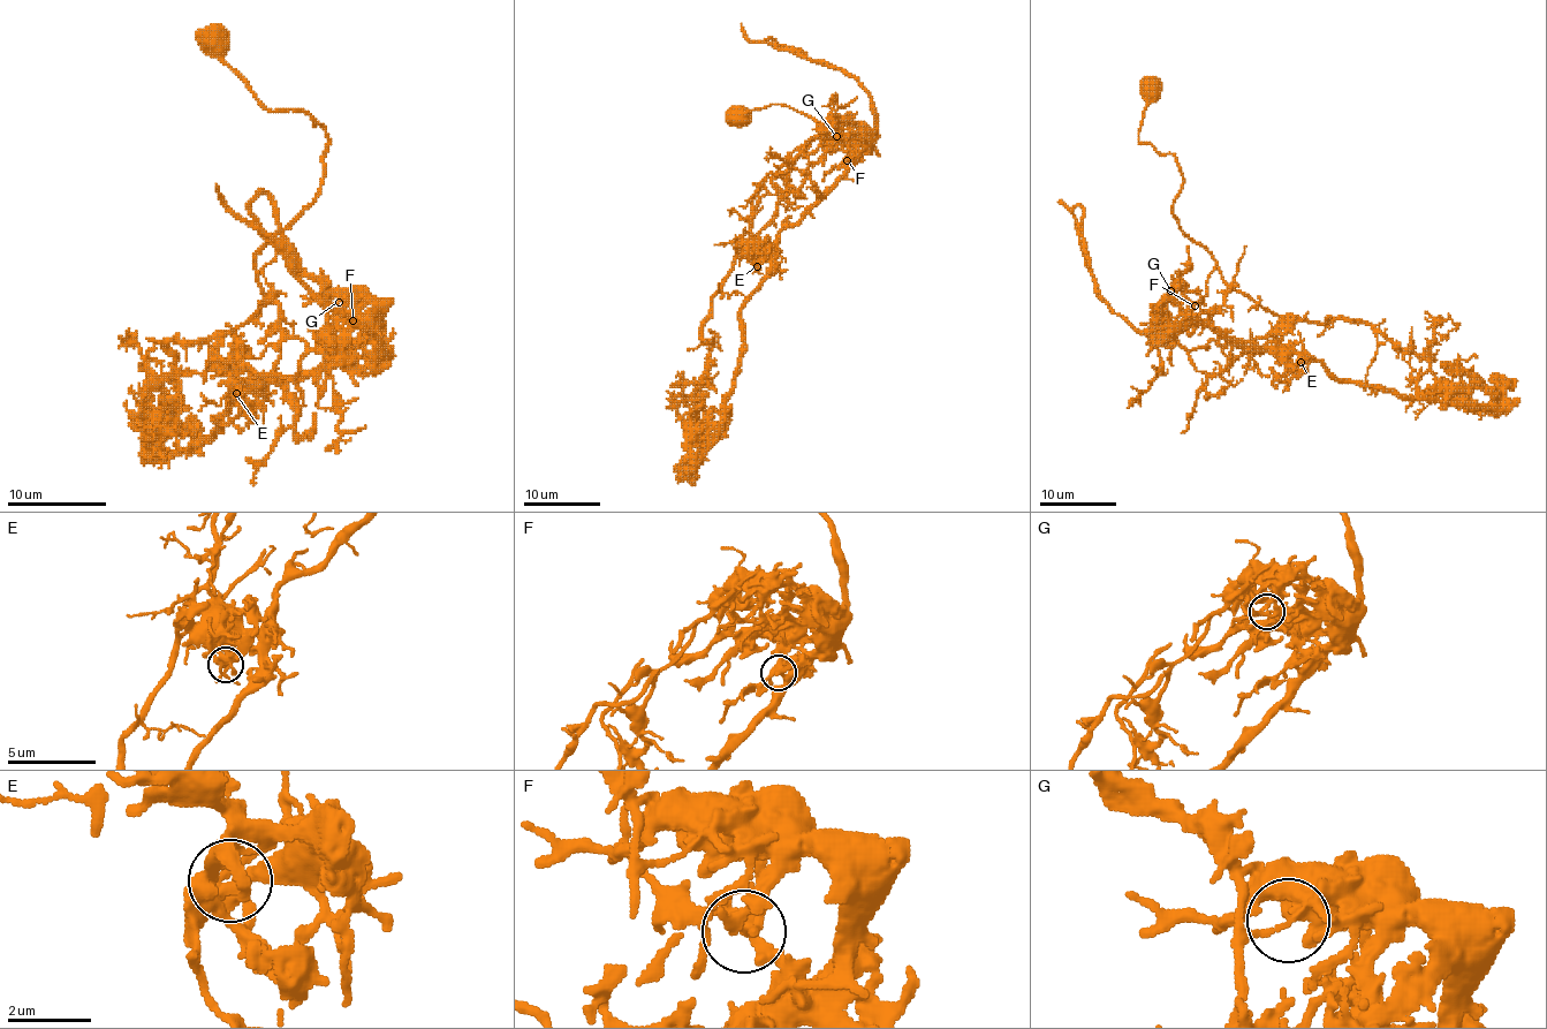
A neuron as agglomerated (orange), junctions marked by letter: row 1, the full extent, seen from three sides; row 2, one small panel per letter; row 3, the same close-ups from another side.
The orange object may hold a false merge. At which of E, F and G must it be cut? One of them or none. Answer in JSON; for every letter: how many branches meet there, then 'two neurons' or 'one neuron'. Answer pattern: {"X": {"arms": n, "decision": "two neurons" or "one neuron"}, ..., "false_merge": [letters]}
{"E": {"arms": 3, "decision": "one neuron"}, "F": {"arms": 3, "decision": "one neuron"}, "G": {"arms": 3, "decision": "two neurons"}, "false_merge": ["G"]}

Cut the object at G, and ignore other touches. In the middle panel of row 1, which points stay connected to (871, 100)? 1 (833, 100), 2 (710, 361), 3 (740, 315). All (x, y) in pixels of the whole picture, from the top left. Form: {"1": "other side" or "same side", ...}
{"1": "other side", "2": "other side", "3": "same side"}

